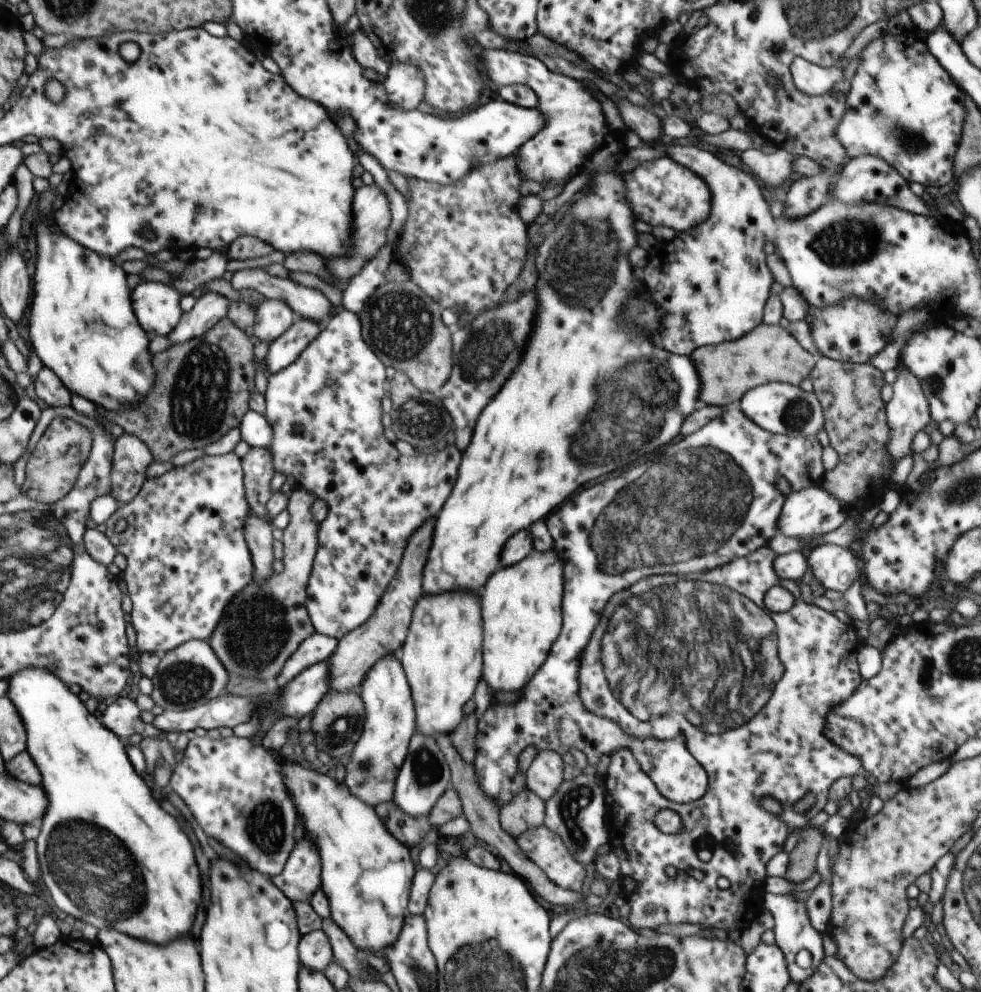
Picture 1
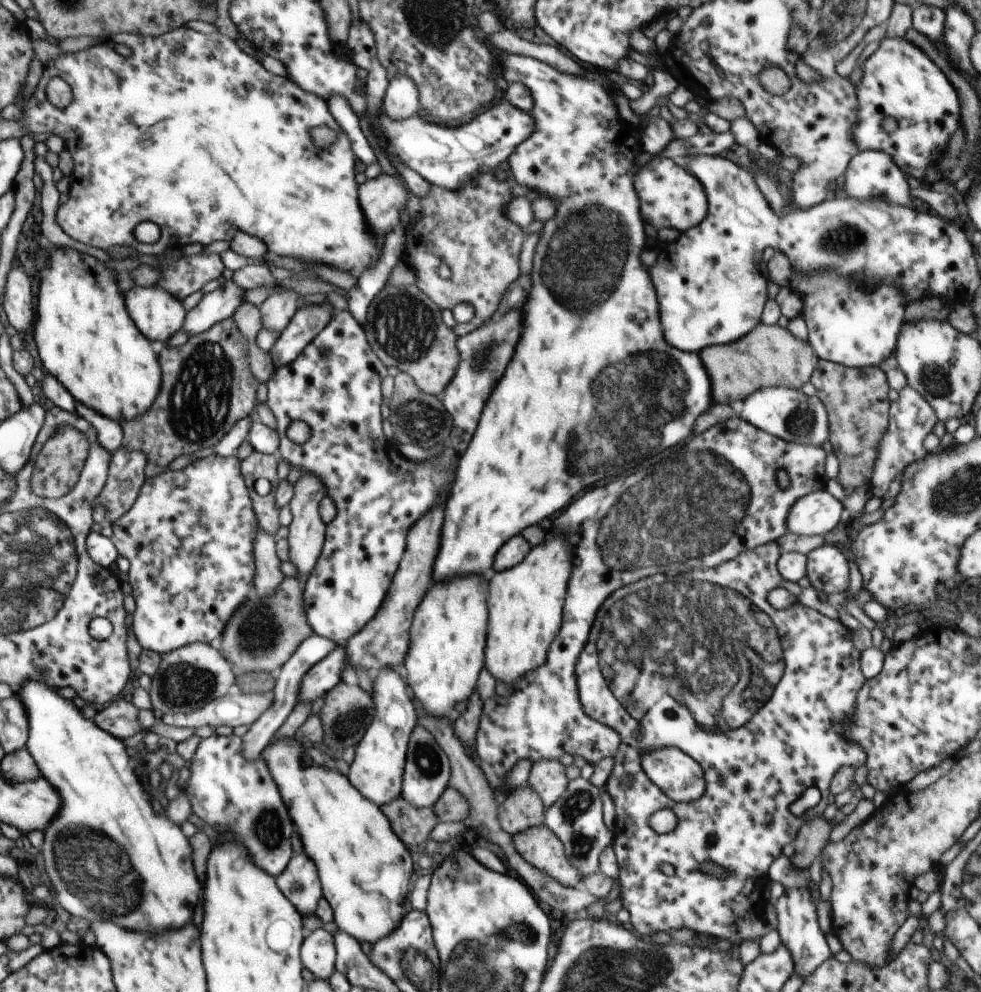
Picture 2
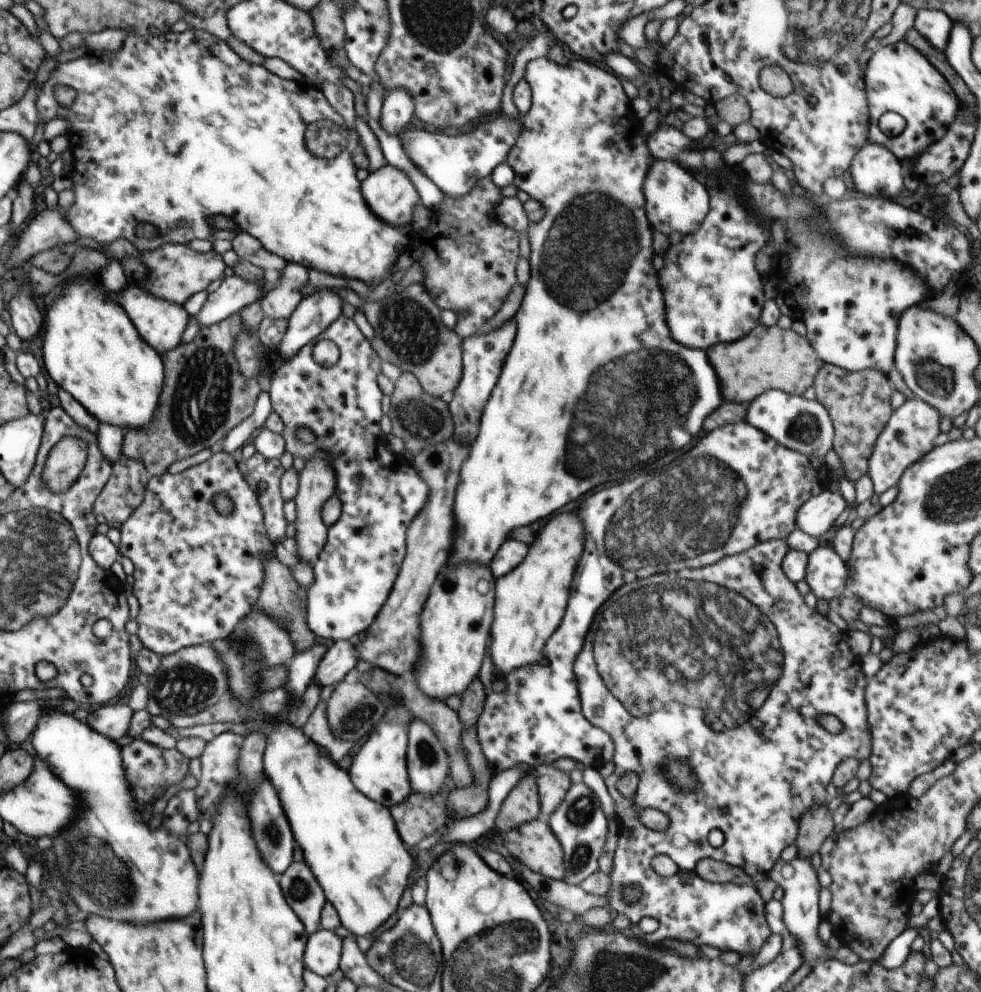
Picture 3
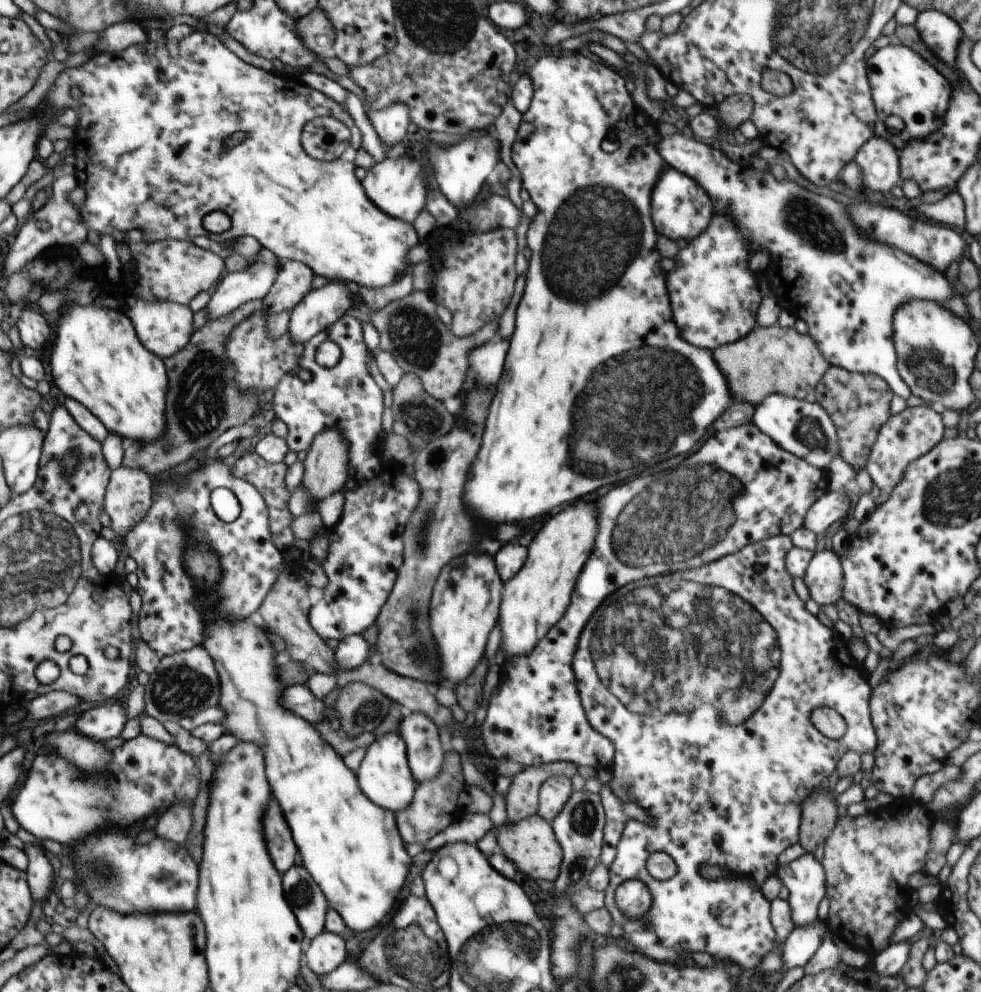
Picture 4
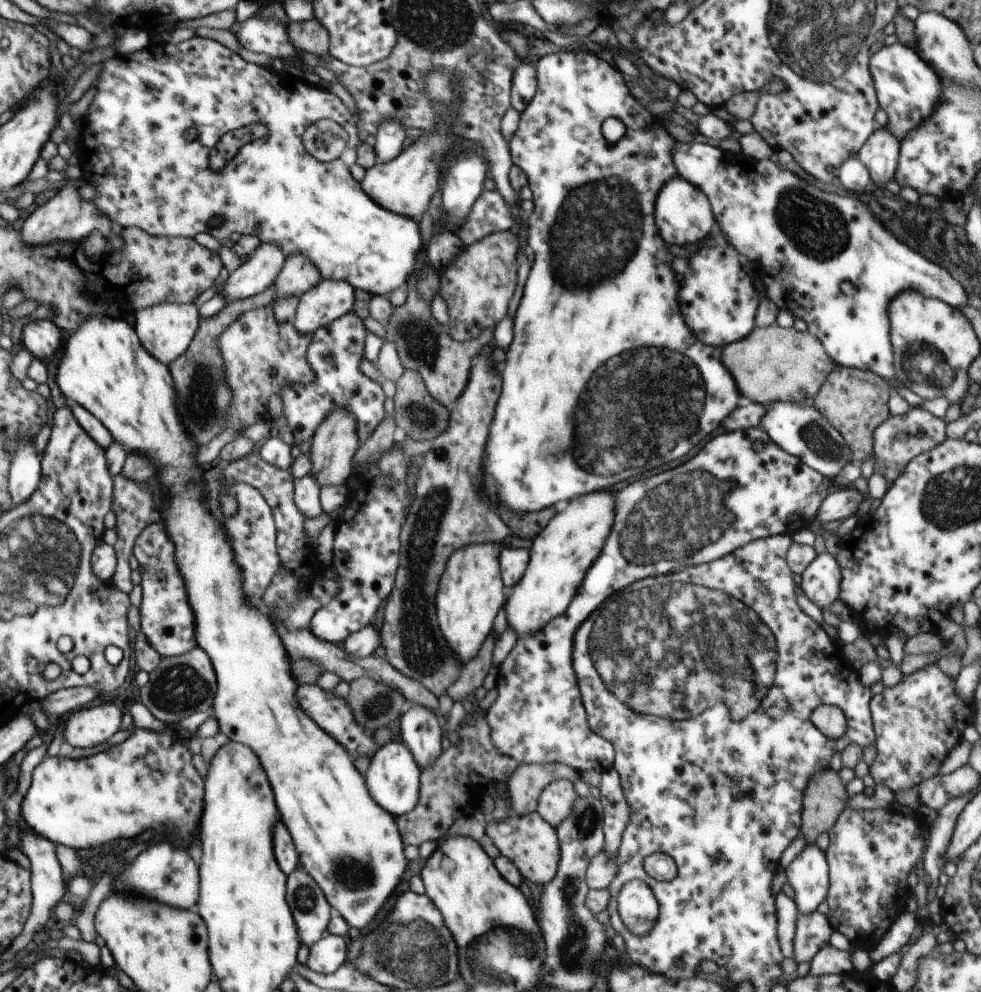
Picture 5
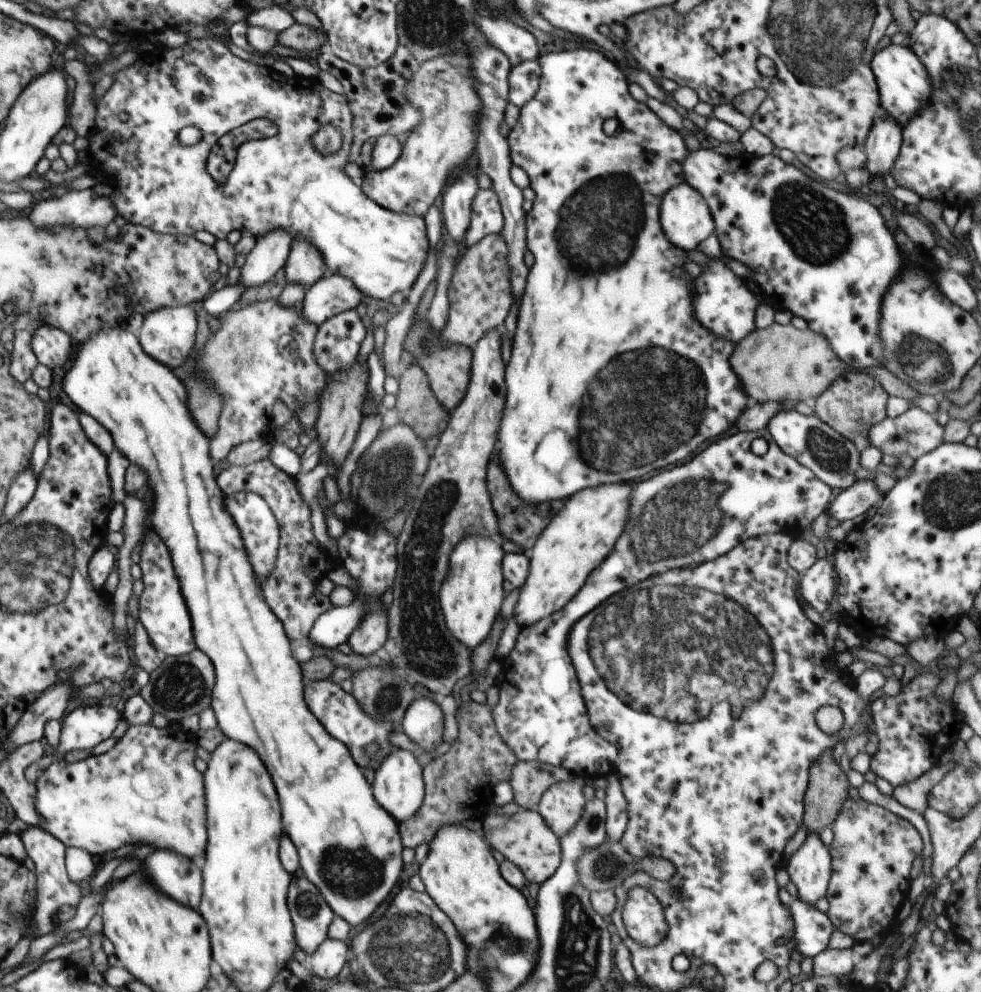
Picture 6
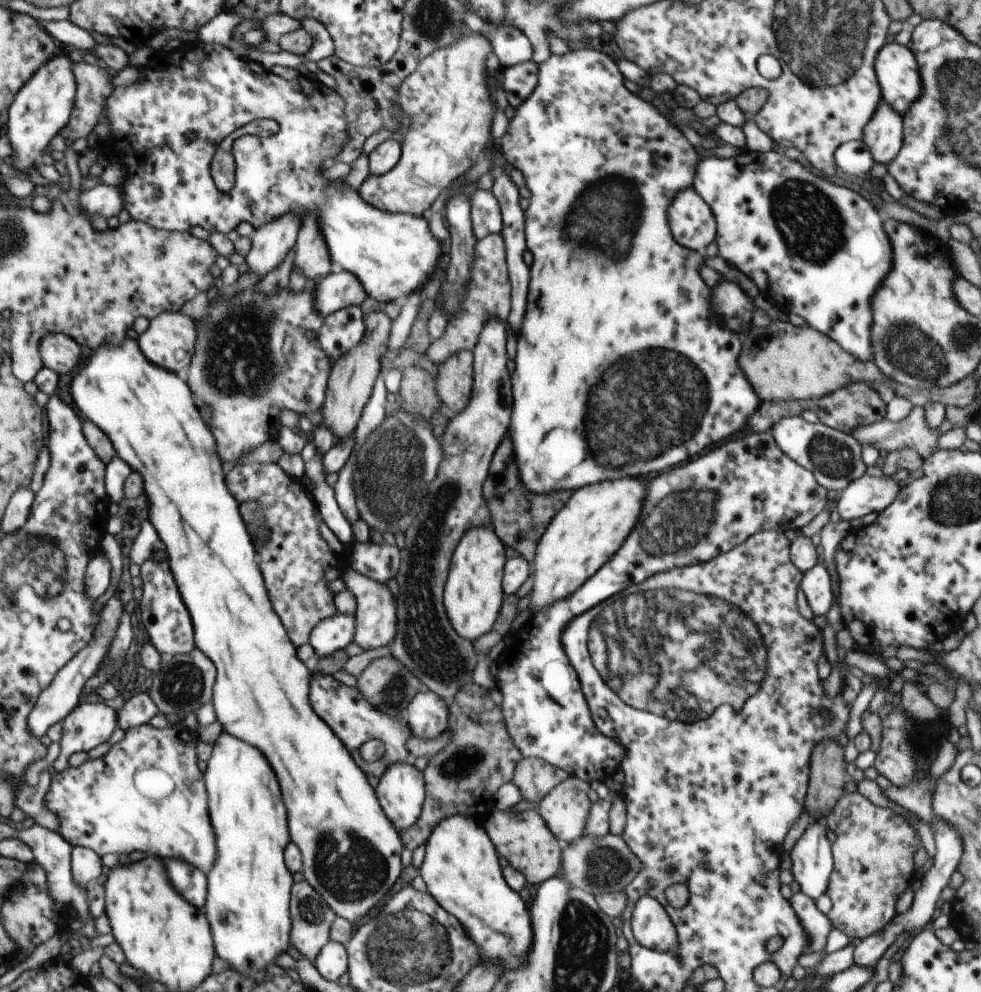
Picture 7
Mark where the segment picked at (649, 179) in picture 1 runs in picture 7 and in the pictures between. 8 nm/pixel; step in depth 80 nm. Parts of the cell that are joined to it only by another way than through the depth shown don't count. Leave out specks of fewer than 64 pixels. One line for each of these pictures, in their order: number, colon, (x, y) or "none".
2: (670, 197)
3: (676, 200)
4: (679, 203)
5: (684, 215)
6: (686, 219)
7: (691, 220)

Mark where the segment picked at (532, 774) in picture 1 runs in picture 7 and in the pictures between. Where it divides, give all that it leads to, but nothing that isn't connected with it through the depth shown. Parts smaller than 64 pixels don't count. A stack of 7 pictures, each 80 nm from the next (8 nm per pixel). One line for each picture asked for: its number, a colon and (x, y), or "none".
2: (548, 778)
3: (552, 784)
4: (555, 791)
5: (556, 801)
6: (562, 805)
7: (566, 808)

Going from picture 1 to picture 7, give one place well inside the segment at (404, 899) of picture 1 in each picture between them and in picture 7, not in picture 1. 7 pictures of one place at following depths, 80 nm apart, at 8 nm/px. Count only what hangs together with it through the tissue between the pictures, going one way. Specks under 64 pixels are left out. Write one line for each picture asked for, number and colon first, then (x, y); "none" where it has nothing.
2: (364, 868)
3: (351, 843)
4: (352, 848)
5: (351, 846)
6: (349, 847)
7: (351, 851)

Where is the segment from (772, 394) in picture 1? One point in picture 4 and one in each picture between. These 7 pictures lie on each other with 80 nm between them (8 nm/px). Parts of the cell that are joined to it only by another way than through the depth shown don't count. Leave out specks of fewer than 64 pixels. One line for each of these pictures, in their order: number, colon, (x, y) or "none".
2: (789, 414)
3: (804, 426)
4: (805, 429)

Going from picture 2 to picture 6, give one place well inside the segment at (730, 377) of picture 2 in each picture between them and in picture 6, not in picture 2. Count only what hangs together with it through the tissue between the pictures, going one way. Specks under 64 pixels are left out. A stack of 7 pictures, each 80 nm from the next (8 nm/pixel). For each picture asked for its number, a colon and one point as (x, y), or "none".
3: (766, 358)
4: (771, 360)
5: (773, 363)
6: (782, 363)

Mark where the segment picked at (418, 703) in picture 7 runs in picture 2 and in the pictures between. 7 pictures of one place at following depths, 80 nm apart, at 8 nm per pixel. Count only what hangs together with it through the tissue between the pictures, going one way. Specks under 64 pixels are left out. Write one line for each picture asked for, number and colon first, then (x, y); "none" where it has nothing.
2: (427, 773)
3: (427, 761)
4: (420, 733)
5: (420, 727)
6: (423, 722)

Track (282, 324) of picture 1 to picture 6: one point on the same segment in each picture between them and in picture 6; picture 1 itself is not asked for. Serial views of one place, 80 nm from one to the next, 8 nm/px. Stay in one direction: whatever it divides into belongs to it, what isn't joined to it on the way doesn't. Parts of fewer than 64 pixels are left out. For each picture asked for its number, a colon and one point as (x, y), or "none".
2: (277, 310)
3: (279, 302)
4: (294, 279)
5: (298, 274)
6: (304, 265)

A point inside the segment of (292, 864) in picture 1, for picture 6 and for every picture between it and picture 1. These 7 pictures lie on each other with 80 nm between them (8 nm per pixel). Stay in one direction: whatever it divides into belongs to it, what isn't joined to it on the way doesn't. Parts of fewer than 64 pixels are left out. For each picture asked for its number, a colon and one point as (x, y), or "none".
2: (300, 884)
3: (303, 892)
4: (305, 897)
5: (311, 911)
6: (311, 916)

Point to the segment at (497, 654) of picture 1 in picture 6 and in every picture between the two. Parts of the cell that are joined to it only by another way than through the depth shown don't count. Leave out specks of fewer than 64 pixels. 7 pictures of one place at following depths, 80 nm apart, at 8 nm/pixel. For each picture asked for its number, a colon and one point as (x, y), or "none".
2: (526, 602)
3: (530, 602)
4: (533, 601)
5: (563, 551)
6: (579, 538)

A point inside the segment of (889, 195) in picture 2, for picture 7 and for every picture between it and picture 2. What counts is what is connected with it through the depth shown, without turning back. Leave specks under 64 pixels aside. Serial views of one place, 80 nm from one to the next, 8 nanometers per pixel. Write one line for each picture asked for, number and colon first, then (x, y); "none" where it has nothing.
3: (876, 171)
4: (879, 159)
5: (880, 153)
6: (884, 140)
7: (883, 135)

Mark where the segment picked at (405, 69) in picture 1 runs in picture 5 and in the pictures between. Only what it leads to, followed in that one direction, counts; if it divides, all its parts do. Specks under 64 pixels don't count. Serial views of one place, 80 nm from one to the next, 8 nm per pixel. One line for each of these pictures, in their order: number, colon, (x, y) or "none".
2: (401, 100)
3: (397, 110)
4: (391, 124)
5: (388, 140)

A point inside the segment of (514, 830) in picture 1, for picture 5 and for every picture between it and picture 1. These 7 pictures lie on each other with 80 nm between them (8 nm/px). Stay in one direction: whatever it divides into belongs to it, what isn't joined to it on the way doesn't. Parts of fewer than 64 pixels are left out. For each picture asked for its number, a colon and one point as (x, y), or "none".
2: (521, 808)
3: (522, 805)
4: (522, 799)
5: (524, 787)

